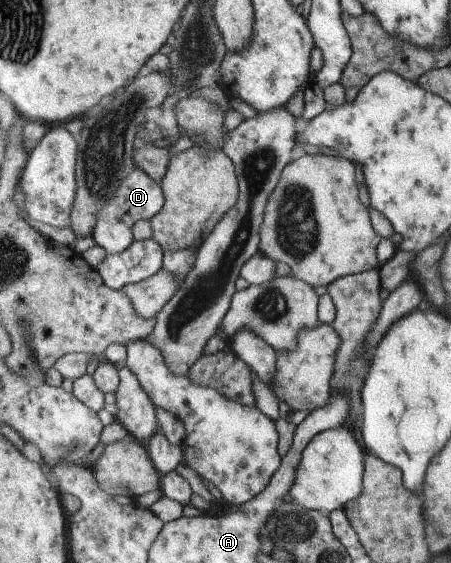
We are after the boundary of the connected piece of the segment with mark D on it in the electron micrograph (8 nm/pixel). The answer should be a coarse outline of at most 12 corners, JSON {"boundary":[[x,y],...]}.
{"boundary":[[135,164],[105,197],[92,235],[122,253],[161,209],[159,183]]}

